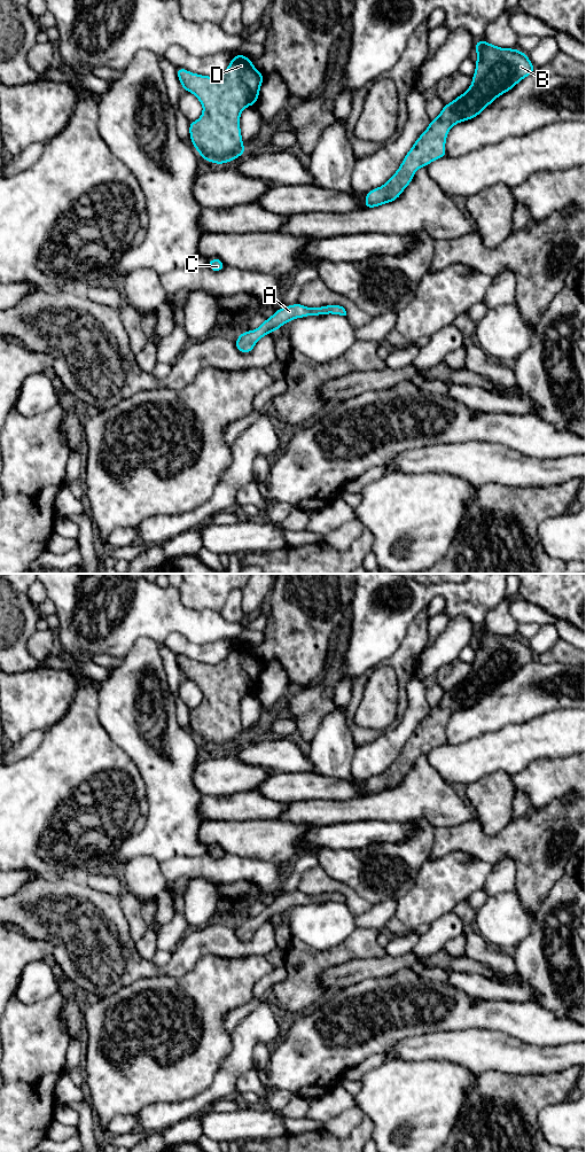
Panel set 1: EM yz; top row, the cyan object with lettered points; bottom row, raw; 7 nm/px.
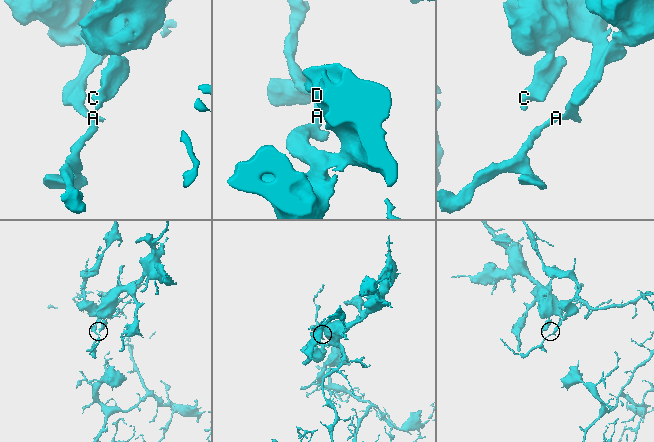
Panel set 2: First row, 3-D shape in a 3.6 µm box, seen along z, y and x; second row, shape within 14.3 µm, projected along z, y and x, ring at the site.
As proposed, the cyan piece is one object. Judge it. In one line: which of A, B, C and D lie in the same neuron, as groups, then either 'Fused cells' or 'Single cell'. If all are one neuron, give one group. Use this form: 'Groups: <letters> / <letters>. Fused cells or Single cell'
Groups: A B C D. Single cell

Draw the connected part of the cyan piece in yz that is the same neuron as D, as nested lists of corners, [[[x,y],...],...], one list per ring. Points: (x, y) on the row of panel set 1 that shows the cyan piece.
[[[236,54],[228,68],[216,77],[192,73],[183,68],[177,69],[182,89],[194,94],[203,106],[203,114],[189,123],[189,134],[194,148],[204,161],[225,164],[245,153],[240,129],[240,115],[249,106],[257,104],[264,76],[253,68],[253,61]]]

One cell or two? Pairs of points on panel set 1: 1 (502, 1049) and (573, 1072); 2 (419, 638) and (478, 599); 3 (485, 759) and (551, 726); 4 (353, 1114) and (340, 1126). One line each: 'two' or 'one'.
1: two
2: two
3: one
4: one

